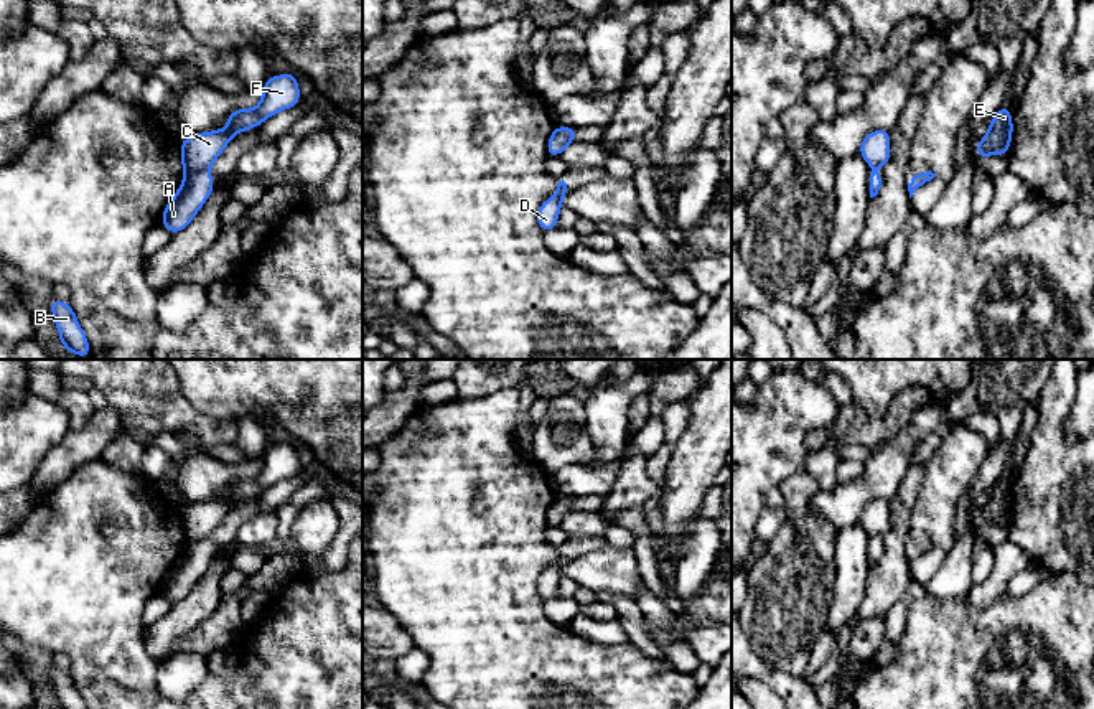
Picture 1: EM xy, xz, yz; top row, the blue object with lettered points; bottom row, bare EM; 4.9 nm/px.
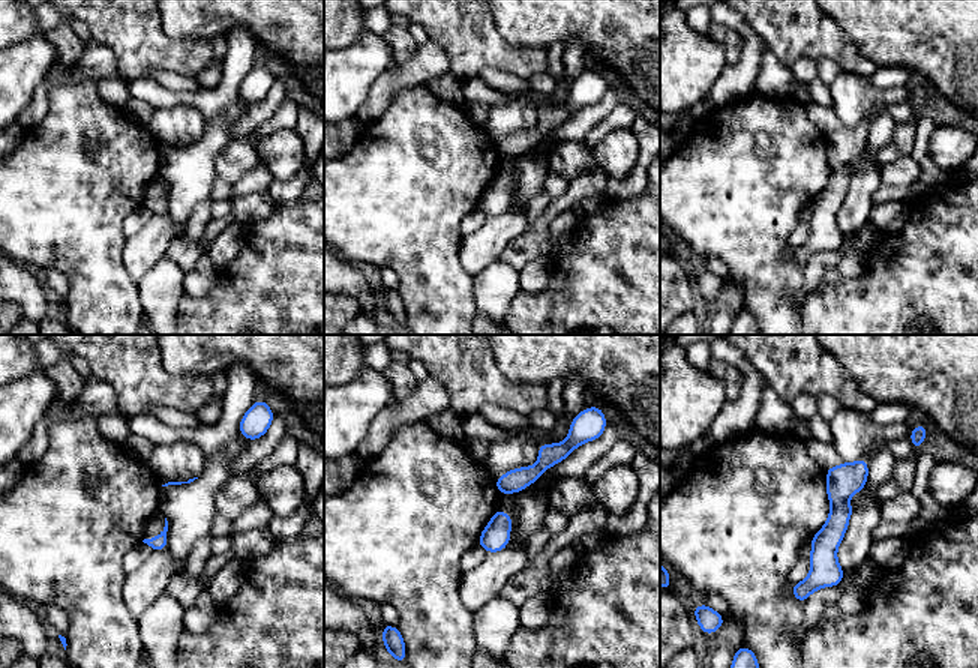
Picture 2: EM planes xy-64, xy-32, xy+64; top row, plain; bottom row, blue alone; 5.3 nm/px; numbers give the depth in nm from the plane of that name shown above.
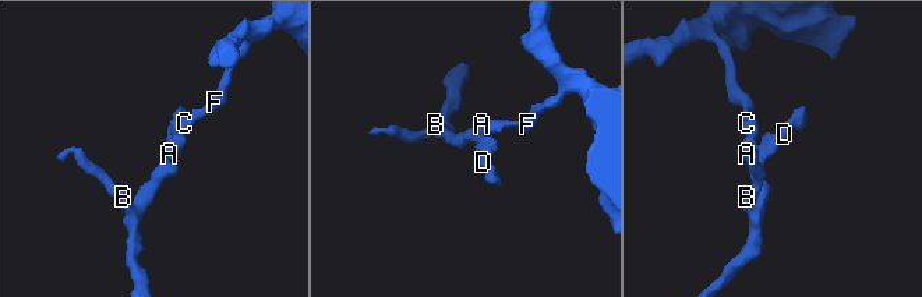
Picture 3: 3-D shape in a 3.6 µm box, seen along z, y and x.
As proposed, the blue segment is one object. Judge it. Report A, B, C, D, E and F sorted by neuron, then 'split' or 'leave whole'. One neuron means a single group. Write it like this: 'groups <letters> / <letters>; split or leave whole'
groups A B D E / C F; split

